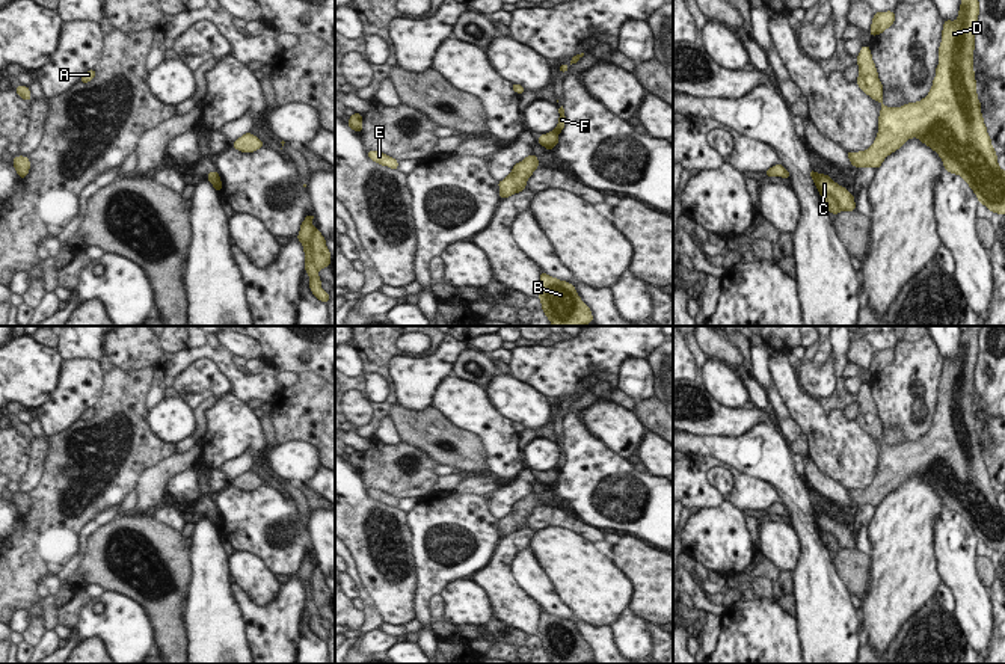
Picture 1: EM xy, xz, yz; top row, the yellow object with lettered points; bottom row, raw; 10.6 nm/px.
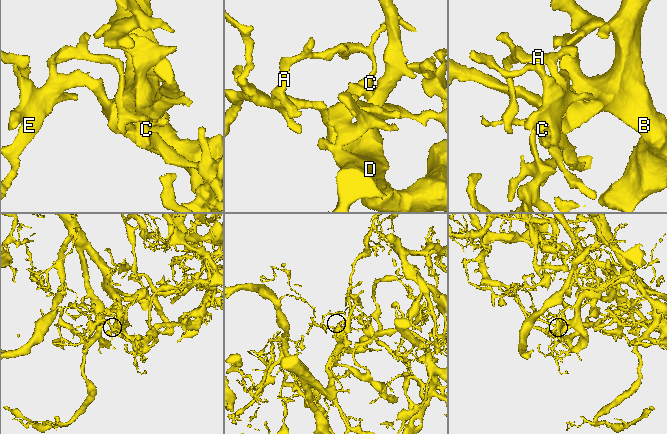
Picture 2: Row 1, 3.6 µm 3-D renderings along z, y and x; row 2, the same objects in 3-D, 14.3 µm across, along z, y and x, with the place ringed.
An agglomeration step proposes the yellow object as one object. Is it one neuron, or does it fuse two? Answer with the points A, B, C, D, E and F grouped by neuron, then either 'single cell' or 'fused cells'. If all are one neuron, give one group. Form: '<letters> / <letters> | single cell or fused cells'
A B D E F / C | fused cells

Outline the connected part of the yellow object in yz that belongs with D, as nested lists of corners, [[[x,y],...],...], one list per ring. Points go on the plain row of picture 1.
[[[969,326],[961,335],[958,356],[945,358],[942,380],[939,385],[939,403],[928,433],[917,441],[907,441],[901,445],[883,442],[883,423],[878,417],[869,383],[863,383],[857,394],[859,415],[856,421],[872,438],[881,442],[878,454],[878,471],[874,481],[859,490],[847,489],[853,506],[878,507],[884,496],[899,487],[908,477],[917,475],[922,481],[939,492],[943,506],[960,513],[975,530],[979,542],[990,549],[1005,554],[1005,509],[997,503],[997,492],[987,472],[987,465],[981,451],[981,441],[976,432],[973,409],[975,368],[979,353],[981,326]]]

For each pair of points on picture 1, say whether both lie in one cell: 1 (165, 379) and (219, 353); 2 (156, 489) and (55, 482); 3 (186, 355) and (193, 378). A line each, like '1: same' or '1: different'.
1: same
2: different
3: different

